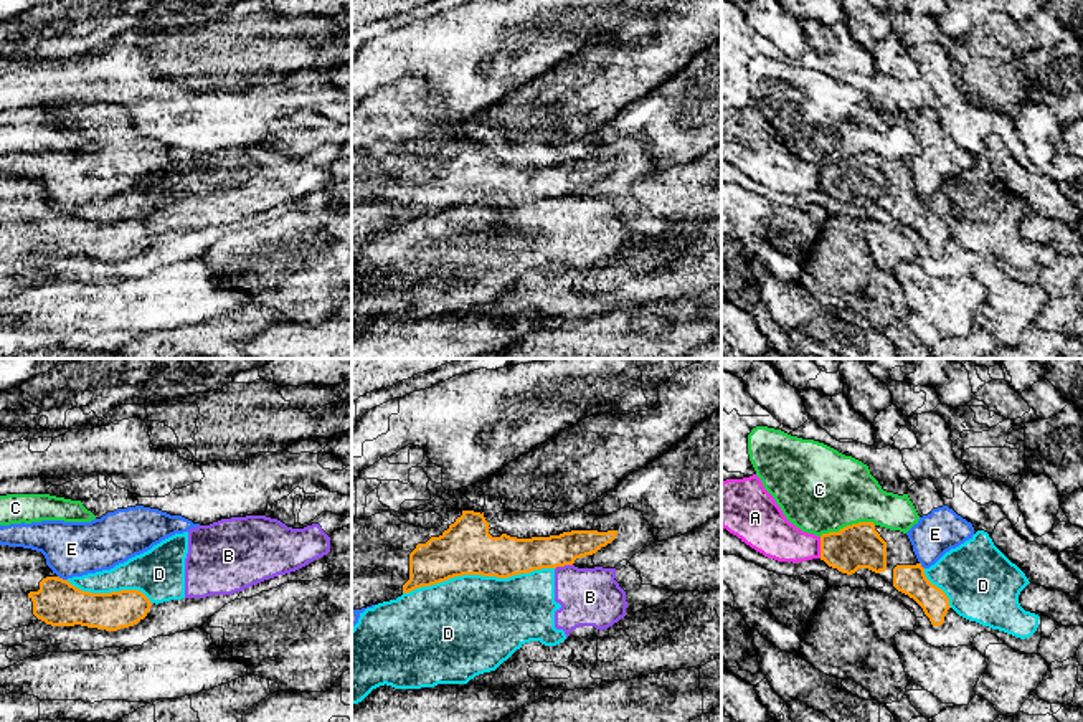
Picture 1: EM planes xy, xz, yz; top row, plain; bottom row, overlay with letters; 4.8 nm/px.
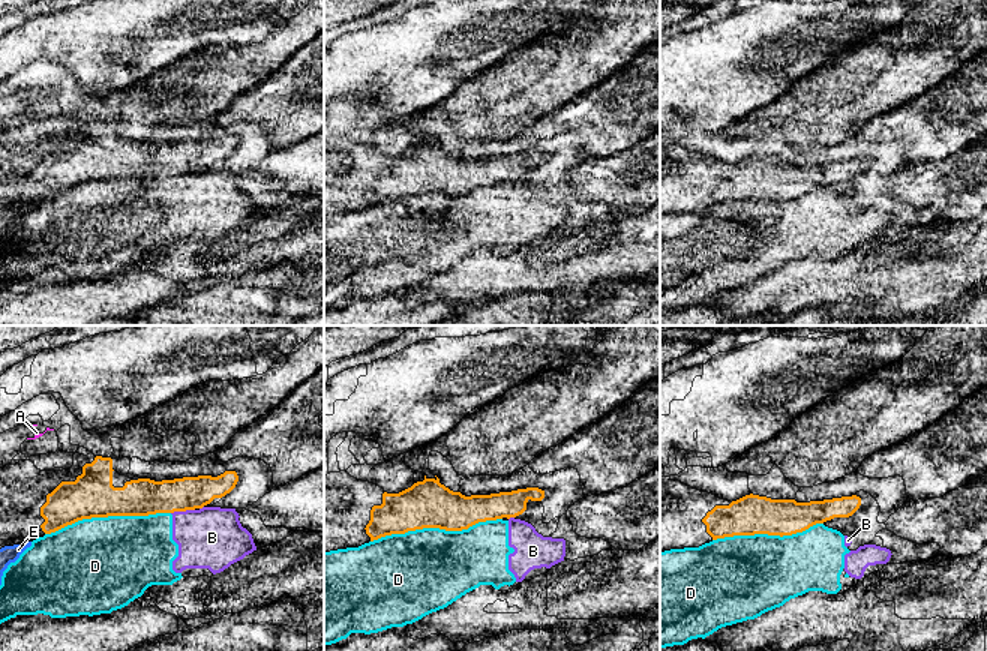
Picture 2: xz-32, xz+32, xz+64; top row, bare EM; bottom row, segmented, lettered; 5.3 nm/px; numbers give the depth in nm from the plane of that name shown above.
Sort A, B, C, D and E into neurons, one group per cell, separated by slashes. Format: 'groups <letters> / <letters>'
groups A / B D / C / E

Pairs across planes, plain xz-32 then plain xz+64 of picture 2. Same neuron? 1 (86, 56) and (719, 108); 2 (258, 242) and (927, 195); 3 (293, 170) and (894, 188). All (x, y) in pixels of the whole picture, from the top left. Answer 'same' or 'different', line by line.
1: same
2: different
3: same

